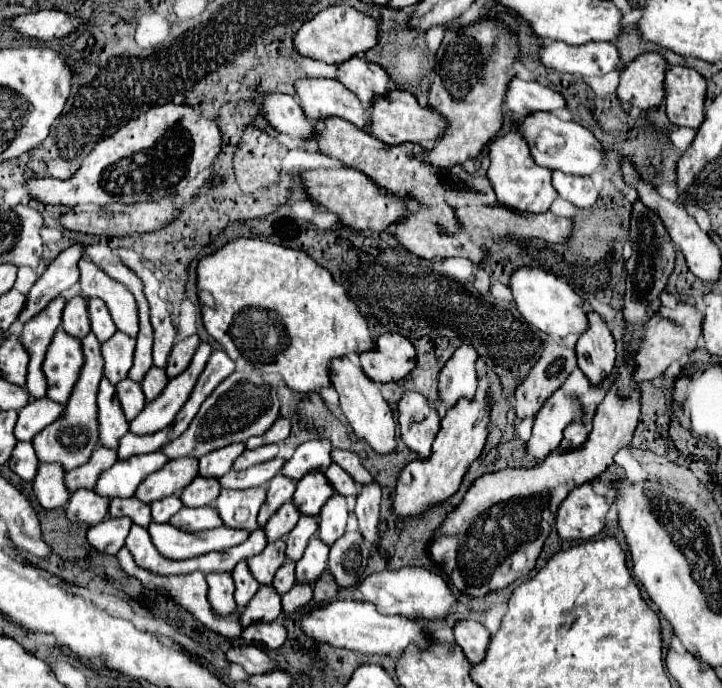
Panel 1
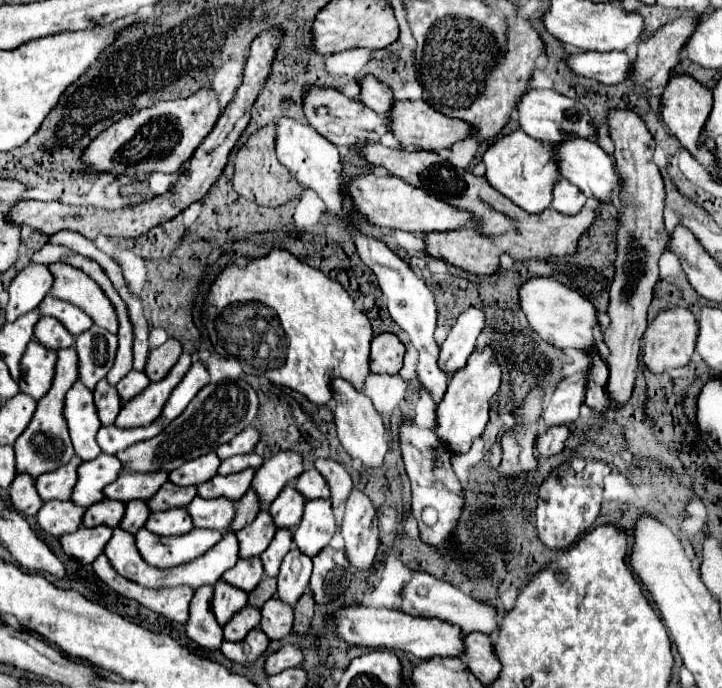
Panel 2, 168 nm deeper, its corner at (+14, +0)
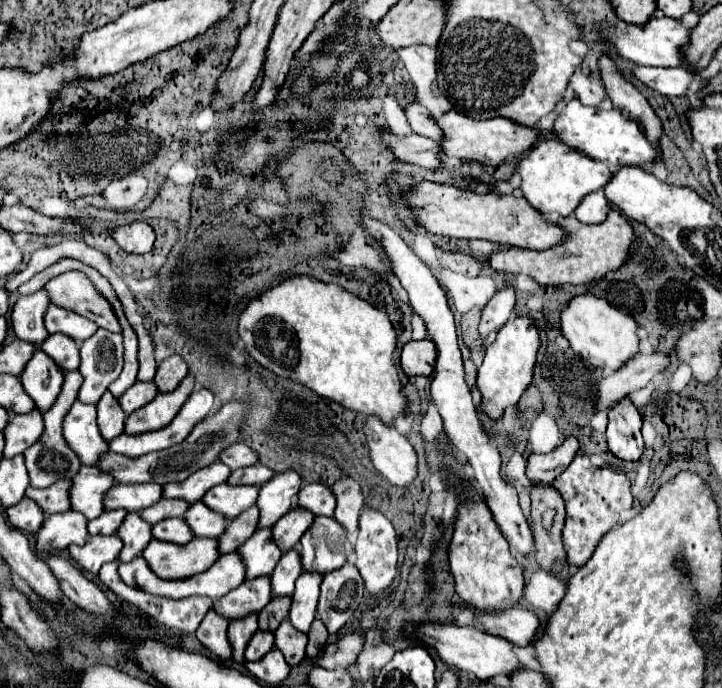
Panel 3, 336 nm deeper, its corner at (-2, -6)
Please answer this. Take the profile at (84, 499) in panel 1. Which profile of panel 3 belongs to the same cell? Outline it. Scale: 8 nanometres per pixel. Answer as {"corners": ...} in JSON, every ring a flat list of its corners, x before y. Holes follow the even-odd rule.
{"corners":[[64,511,48,515,44,527,38,533,36,547,42,553,54,553,56,549,66,549,72,543,82,545,88,541,88,519,80,511]]}

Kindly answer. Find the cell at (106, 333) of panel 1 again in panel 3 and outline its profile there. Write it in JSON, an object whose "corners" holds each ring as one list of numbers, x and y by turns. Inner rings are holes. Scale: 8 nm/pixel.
{"corners":[[56,305,48,307,44,323,48,333,64,333,78,343,86,341,92,333,98,331,96,323,92,323,90,319,84,319,82,315,72,315,72,311,64,311]]}

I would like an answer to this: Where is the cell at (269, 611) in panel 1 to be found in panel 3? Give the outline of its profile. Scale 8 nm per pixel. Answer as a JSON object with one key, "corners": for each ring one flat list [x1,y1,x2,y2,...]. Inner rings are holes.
{"corners":[[258,629,256,635,250,639,248,647,246,647,246,661,256,661,256,659,262,659,270,649,274,647,274,633,272,631,262,631]]}

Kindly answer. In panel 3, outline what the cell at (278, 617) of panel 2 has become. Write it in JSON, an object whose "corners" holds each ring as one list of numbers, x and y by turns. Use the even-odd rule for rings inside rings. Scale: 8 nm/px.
{"corners":[[288,619,280,623,280,627,274,631,274,645,282,651,284,659,288,665,298,665,304,659,304,649,306,649,306,639,308,635,292,627]]}

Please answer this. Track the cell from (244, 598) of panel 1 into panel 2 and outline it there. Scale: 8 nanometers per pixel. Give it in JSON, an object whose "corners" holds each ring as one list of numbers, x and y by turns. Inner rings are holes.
{"corners":[[222,579,214,585,214,599,212,599,212,611,216,615,216,621,224,627,240,609,246,607,248,595,242,589,236,589]]}

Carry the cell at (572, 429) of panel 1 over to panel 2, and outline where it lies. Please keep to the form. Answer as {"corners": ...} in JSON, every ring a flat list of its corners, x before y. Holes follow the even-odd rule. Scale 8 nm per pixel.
{"corners":[[554,425,550,427,546,433,538,435,536,437,536,451,544,457,552,457,552,455,558,455,564,447,566,447,566,441,568,441,568,427,560,427,560,425]]}

